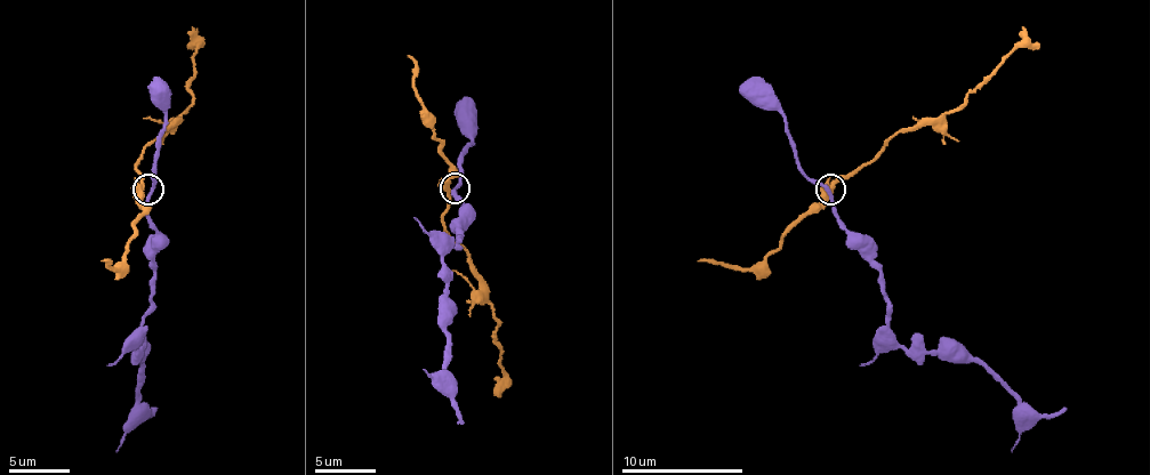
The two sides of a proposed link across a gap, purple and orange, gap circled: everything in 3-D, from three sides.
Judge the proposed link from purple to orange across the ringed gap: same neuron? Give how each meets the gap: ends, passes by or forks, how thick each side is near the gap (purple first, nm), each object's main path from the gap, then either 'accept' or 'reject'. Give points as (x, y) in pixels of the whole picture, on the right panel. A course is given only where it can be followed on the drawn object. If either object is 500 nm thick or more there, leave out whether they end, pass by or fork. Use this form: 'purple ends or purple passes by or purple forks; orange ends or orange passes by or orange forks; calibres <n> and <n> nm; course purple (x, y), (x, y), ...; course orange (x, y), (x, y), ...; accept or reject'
purple passes by; orange passes by; calibres 220 and 480 nm; course purple (830, 192), (833, 216), (878, 271), (887, 331), (909, 349), (975, 359), (1015, 397), (1019, 441), (1012, 452); course orange (830, 188), (873, 158), (900, 131), (937, 122), (960, 104), (1019, 46), (1039, 42); reject

